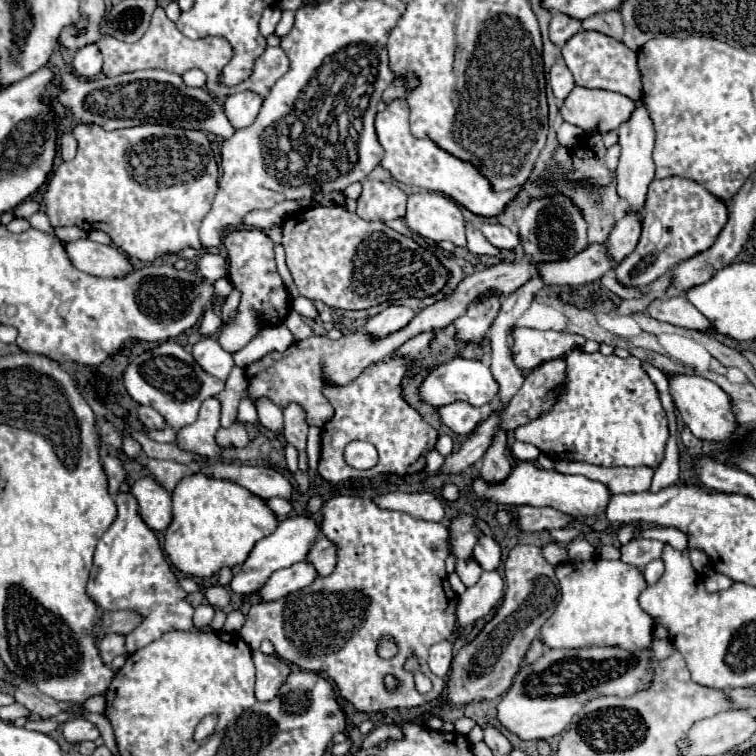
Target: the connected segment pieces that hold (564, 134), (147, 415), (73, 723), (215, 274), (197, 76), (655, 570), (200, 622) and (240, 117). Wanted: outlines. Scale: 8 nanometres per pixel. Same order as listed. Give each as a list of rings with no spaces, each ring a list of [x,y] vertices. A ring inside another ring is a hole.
[[[563,121],[561,127],[557,129],[556,136],[563,147],[571,147],[571,145],[575,145],[575,141],[579,141],[579,137],[583,137],[583,131],[577,125]]]
[[[139,407],[139,419],[147,429],[165,429],[165,419],[153,407]]]
[[[71,719],[63,725],[63,735],[69,743],[81,743],[81,741],[95,741],[101,733],[87,719]]]
[[[205,253],[197,261],[197,273],[209,281],[217,281],[227,275],[227,261],[219,253]]]
[[[189,69],[185,75],[183,75],[183,81],[191,87],[205,87],[205,73],[201,69]]]
[[[655,559],[651,561],[645,569],[643,569],[643,575],[645,575],[645,581],[647,585],[653,585],[657,583],[657,579],[663,575],[663,561],[661,559]]]
[[[209,603],[199,605],[199,607],[195,609],[195,615],[193,615],[193,625],[195,625],[197,629],[207,627],[207,625],[211,623],[211,619],[213,619],[213,613],[215,613],[213,605],[209,605]]]
[[[243,91],[243,93],[235,93],[235,95],[227,97],[223,109],[225,109],[231,125],[235,129],[243,129],[255,121],[255,117],[261,109],[261,103],[263,103],[263,99],[259,95],[255,95],[251,91]]]

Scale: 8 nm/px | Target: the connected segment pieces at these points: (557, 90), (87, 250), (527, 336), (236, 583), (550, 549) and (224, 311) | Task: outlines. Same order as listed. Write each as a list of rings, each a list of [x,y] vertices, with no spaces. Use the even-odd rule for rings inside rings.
[[[555,63],[551,67],[551,87],[559,101],[563,101],[563,97],[567,97],[567,93],[571,93],[571,89],[575,87],[575,79],[571,77],[571,71],[567,69],[567,65]]]
[[[79,239],[65,247],[71,263],[95,277],[125,277],[133,271],[133,265],[125,253],[115,245],[93,243],[91,239]]]
[[[529,327],[513,329],[513,361],[521,371],[531,371],[537,365],[565,357],[571,349],[589,349],[589,339],[573,333],[539,331]]]
[[[295,515],[295,517],[283,519],[277,525],[277,529],[275,529],[273,535],[261,539],[253,547],[249,559],[243,563],[241,571],[233,577],[233,581],[231,581],[229,587],[235,593],[239,593],[239,595],[251,595],[251,593],[259,591],[265,585],[265,581],[271,577],[271,573],[275,573],[277,569],[289,567],[289,565],[293,565],[297,561],[303,561],[317,537],[319,537],[319,523],[311,515]]]
[[[549,543],[543,547],[543,557],[551,563],[551,565],[561,565],[563,561],[567,561],[567,551],[563,549],[563,545],[559,543]]]
[[[233,289],[231,295],[221,305],[221,319],[223,319],[223,323],[229,323],[233,319],[233,315],[237,311],[237,303],[239,303],[239,291]]]

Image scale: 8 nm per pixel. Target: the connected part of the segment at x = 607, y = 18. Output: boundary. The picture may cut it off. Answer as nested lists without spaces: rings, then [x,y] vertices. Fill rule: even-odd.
[[[609,11],[609,13],[599,13],[593,17],[587,17],[583,21],[583,29],[587,31],[599,31],[603,35],[609,35],[617,41],[623,39],[623,21],[619,11]]]

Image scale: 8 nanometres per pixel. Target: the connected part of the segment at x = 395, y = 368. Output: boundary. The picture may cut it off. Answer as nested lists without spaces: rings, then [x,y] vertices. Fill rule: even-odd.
[[[389,357],[387,361],[379,361],[369,365],[355,381],[347,385],[331,385],[323,383],[323,393],[335,409],[335,415],[323,425],[321,431],[321,461],[319,475],[329,483],[349,481],[349,479],[369,479],[379,473],[391,475],[411,475],[425,469],[425,455],[435,447],[439,433],[429,427],[423,417],[405,401],[401,381],[409,377],[413,357]],[[353,439],[367,441],[375,445],[379,453],[379,463],[369,471],[353,469],[343,459],[343,449]]]

